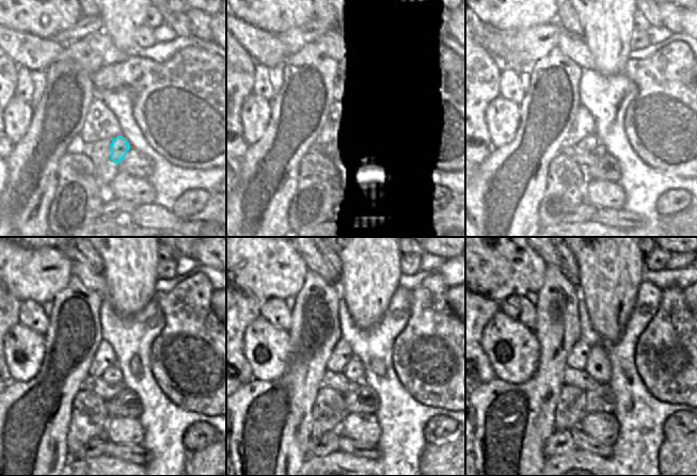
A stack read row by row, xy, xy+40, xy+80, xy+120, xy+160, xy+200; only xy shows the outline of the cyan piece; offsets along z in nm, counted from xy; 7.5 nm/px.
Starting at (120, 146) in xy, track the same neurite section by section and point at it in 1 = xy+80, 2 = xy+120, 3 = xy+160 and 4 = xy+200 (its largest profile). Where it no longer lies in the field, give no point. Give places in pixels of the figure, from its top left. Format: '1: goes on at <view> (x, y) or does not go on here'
1: goes on at xy+80 (585, 158)
2: goes on at xy+120 (96, 384)
3: goes on at xy+160 (337, 381)
4: goes on at xy+200 (581, 379)

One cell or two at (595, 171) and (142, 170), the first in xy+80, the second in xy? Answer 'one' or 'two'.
one

